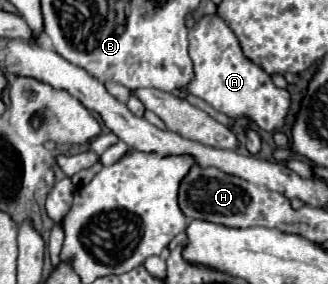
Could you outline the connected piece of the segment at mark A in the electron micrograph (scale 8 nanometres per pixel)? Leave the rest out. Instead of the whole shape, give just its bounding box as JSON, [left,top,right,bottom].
[187,16,291,132]

